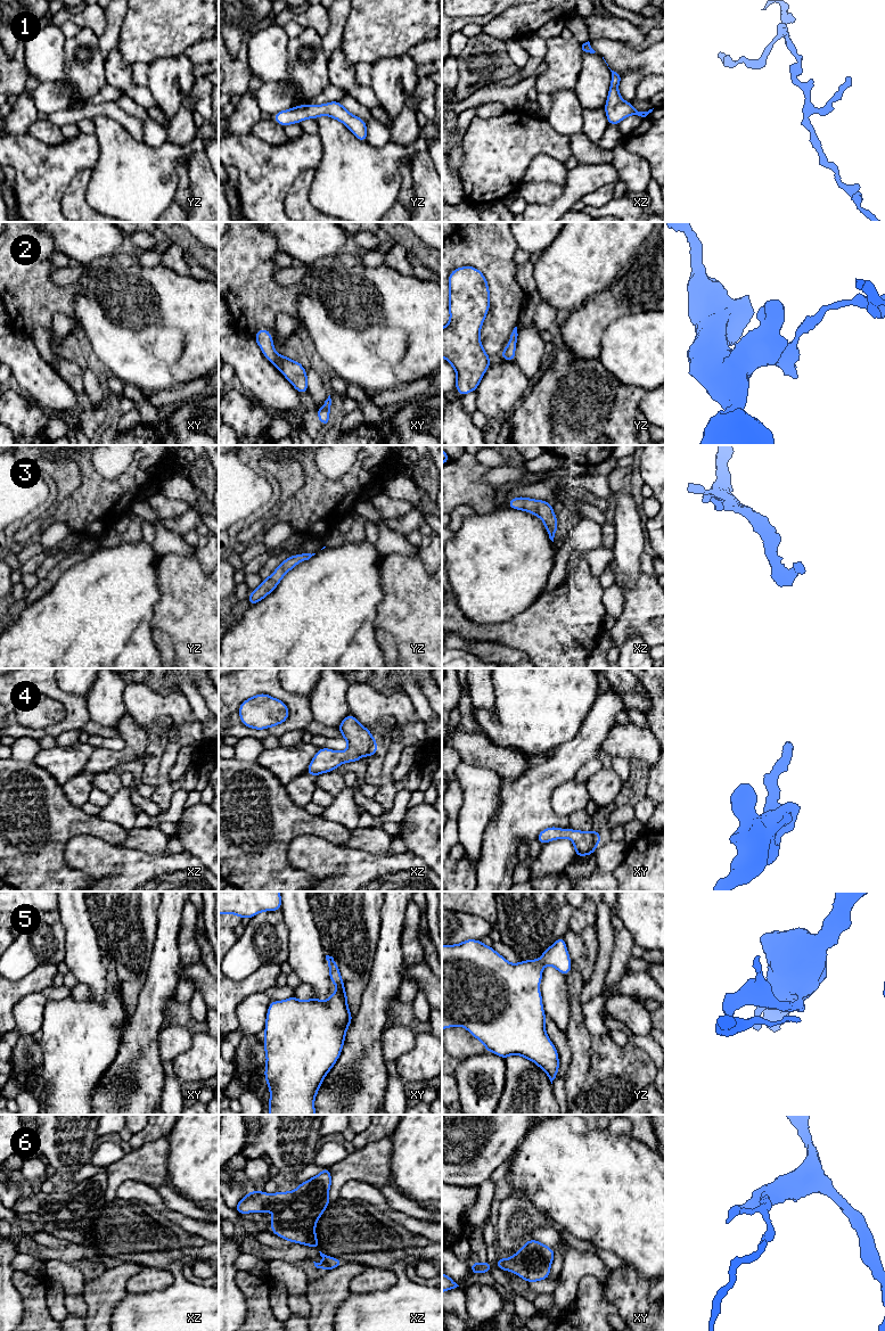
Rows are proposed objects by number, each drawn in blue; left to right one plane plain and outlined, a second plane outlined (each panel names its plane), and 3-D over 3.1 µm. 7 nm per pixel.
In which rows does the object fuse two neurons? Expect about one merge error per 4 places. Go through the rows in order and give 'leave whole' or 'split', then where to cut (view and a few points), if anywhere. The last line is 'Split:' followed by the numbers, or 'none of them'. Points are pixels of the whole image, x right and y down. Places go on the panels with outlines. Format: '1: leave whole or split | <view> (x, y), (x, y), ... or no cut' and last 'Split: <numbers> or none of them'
1: leave whole | no cut
2: leave whole | no cut
3: leave whole | no cut
4: leave whole | no cut
5: leave whole | no cut
6: leave whole | no cut
Split: none of them

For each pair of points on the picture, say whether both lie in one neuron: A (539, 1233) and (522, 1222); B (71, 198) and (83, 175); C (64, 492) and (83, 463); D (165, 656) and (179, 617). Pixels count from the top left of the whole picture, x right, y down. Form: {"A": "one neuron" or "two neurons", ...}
{"A": "two neurons", "B": "one neuron", "C": "two neurons", "D": "two neurons"}

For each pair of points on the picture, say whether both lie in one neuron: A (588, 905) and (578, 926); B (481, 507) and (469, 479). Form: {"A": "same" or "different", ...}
{"A": "same", "B": "same"}

